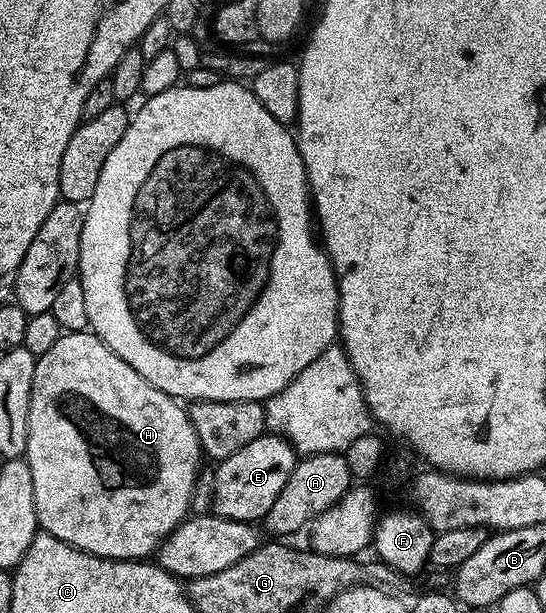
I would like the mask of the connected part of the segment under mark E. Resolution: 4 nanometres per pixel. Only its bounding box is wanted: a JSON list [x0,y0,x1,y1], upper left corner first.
[212,435,298,522]

